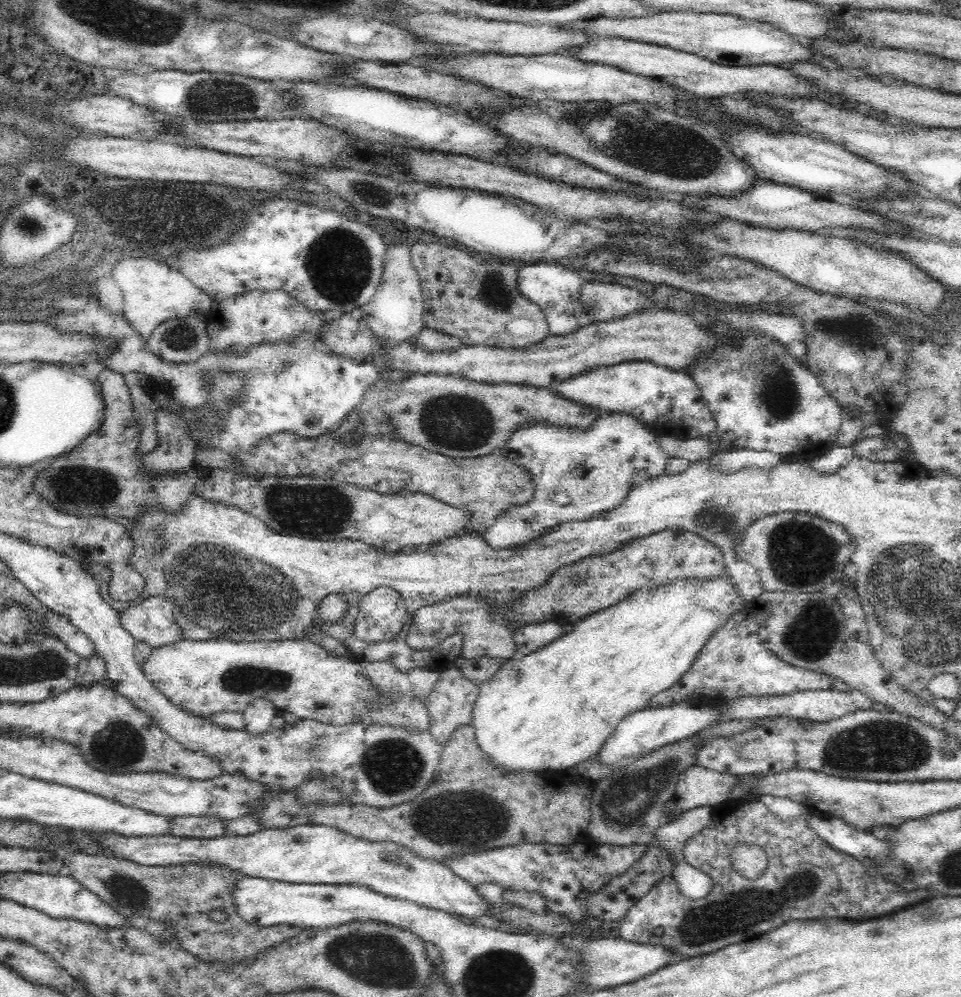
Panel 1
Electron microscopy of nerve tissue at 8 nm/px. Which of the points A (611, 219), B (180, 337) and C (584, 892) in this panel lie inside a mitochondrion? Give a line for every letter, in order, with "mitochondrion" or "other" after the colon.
A: other
B: mitochondrion
C: other

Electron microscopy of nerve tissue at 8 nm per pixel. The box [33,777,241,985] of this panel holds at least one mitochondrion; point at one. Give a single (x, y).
(124, 889)

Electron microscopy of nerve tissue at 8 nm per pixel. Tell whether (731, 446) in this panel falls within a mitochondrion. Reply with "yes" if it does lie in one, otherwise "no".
no

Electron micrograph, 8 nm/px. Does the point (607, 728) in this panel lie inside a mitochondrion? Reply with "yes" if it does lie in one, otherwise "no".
no

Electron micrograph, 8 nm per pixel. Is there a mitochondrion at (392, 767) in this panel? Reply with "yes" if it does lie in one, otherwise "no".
yes

